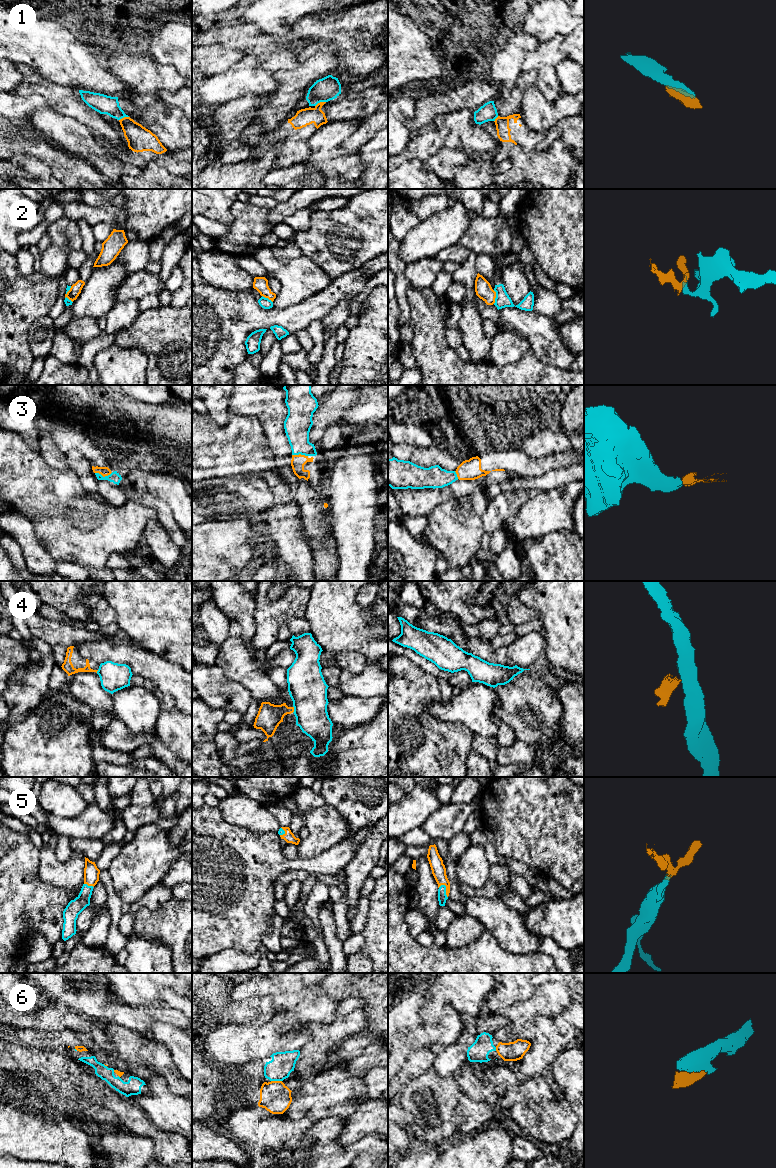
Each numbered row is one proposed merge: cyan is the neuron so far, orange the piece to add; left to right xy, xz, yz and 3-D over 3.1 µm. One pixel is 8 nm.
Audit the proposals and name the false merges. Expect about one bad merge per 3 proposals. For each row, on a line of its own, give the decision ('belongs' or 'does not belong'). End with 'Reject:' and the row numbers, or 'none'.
1: does not belong
2: does not belong
3: belongs
4: does not belong
5: belongs
6: belongs
Reject: 1, 2, 4

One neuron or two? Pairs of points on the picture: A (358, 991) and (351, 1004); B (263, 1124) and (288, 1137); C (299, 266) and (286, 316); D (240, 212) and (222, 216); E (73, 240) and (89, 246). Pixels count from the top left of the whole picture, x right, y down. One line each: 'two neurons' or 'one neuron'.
A: two neurons
B: one neuron
C: two neurons
D: two neurons
E: two neurons

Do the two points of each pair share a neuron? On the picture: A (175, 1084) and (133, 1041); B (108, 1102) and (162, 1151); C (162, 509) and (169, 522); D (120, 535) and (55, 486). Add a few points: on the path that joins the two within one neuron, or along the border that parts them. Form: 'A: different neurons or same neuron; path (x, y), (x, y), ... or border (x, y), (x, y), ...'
A: same neuron; path (168, 1072), (145, 1050)
B: same neuron; path (123, 1108), (155, 1136)
C: same neuron; path (163, 512), (166, 519)
D: same neuron; path (104, 529), (99, 529), (71, 502)

